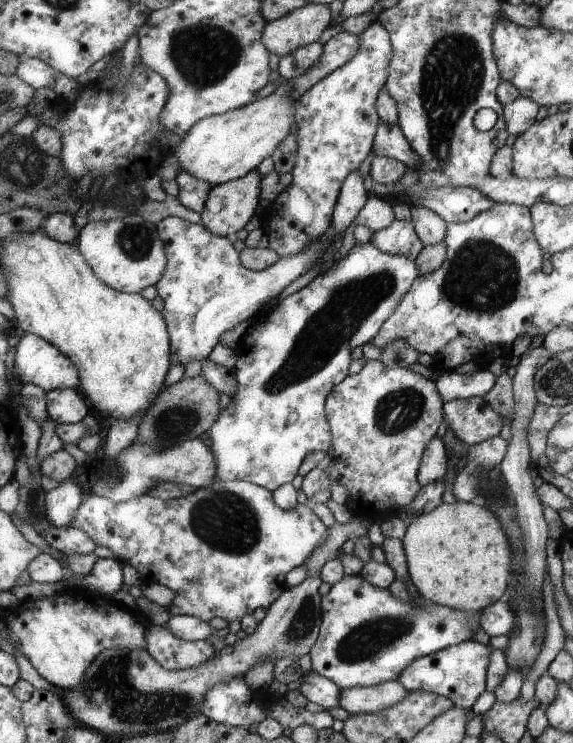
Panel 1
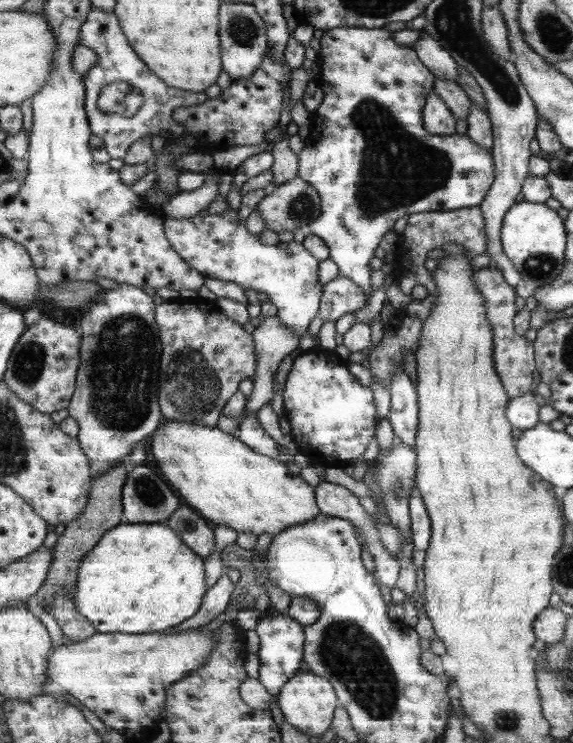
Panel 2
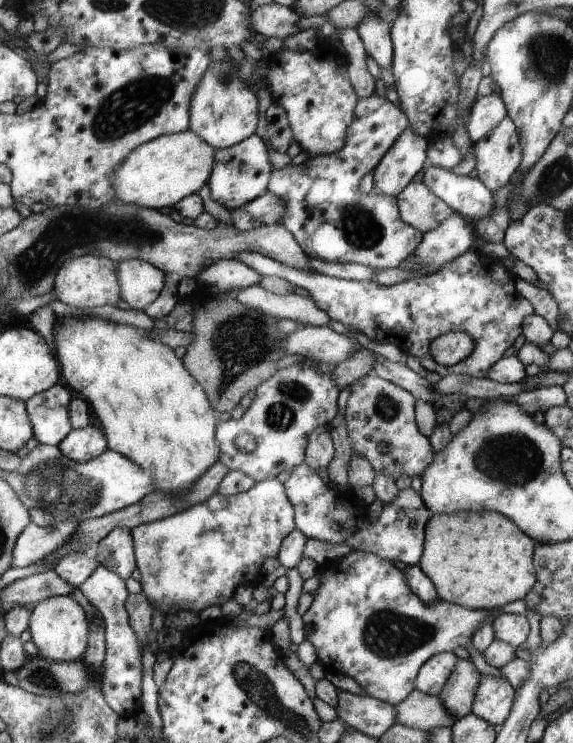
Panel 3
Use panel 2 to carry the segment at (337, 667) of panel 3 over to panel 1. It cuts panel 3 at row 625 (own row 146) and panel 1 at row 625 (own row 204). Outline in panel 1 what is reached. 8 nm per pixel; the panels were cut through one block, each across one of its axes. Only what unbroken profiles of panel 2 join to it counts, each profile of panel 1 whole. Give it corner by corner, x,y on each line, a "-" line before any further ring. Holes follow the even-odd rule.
361,574
344,575
336,584
331,585
329,592
322,597
322,630
315,646
309,652
314,673
335,682
341,689
377,685
398,675
413,660
442,650
450,645
473,640
473,634
480,629
479,620
482,611
472,613
461,611
428,601
420,594
410,596
409,602
395,598
382,587
370,584

